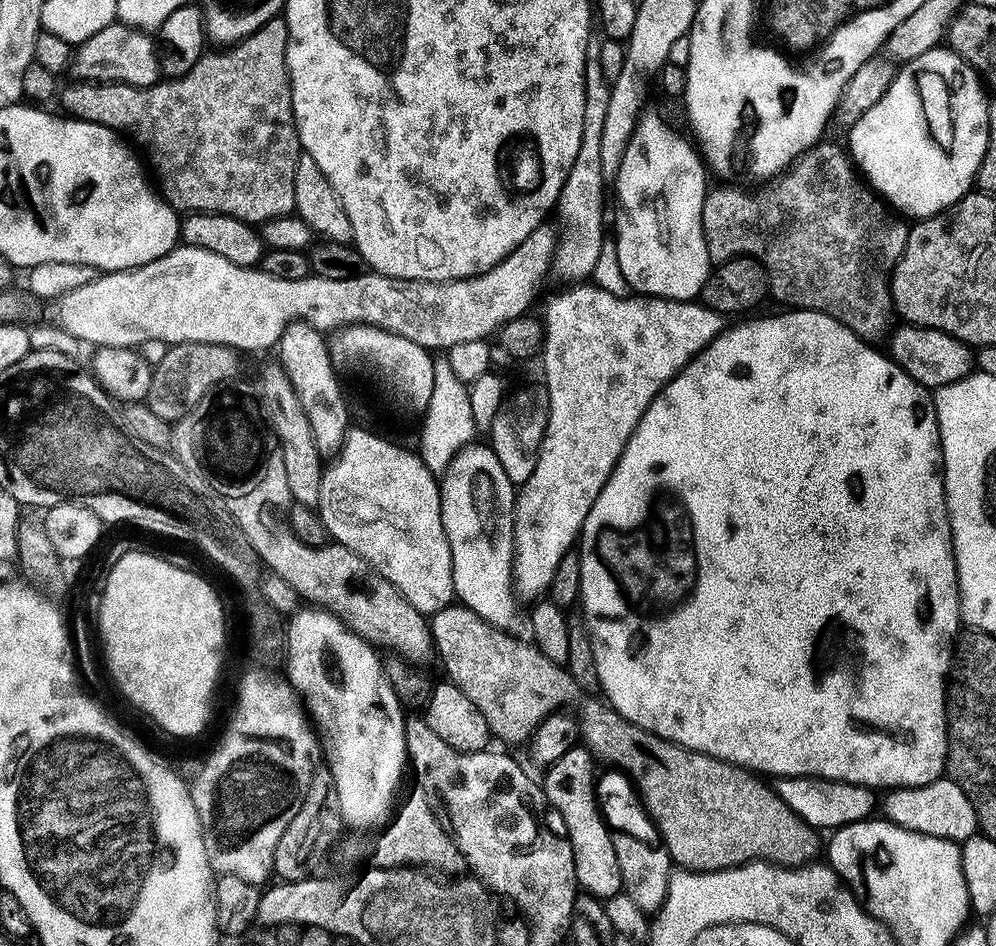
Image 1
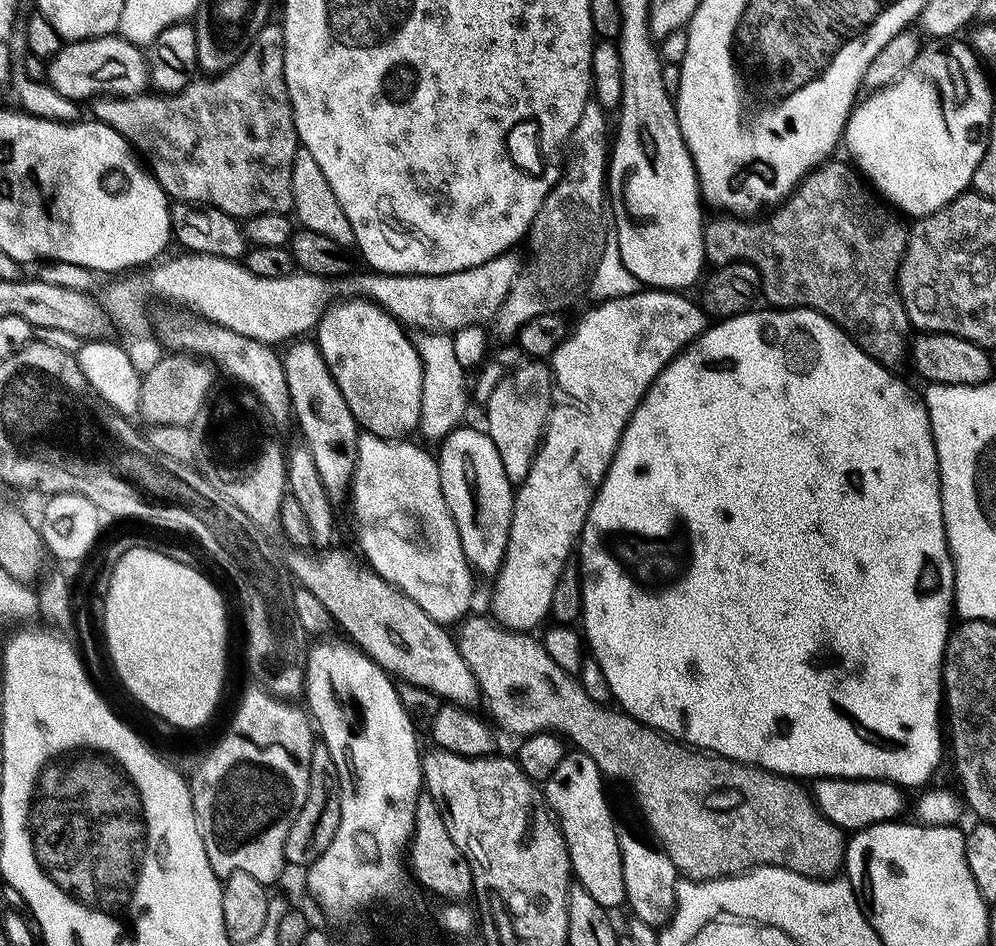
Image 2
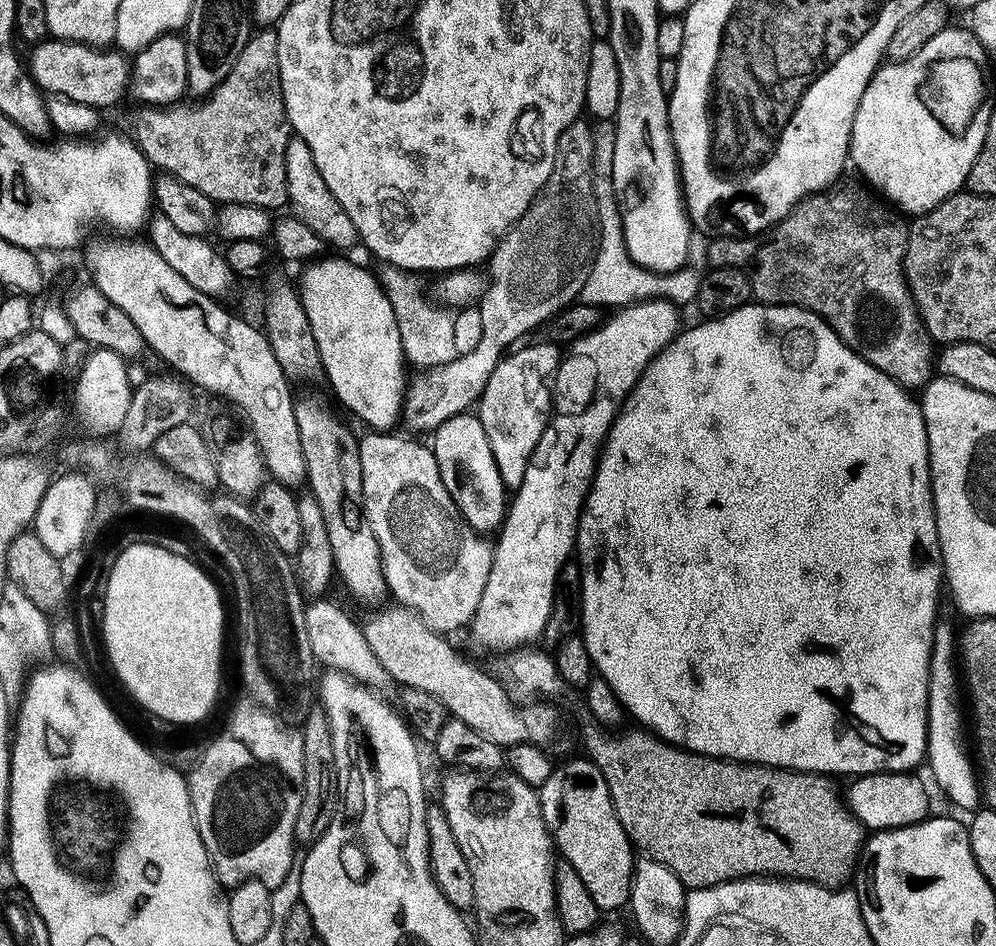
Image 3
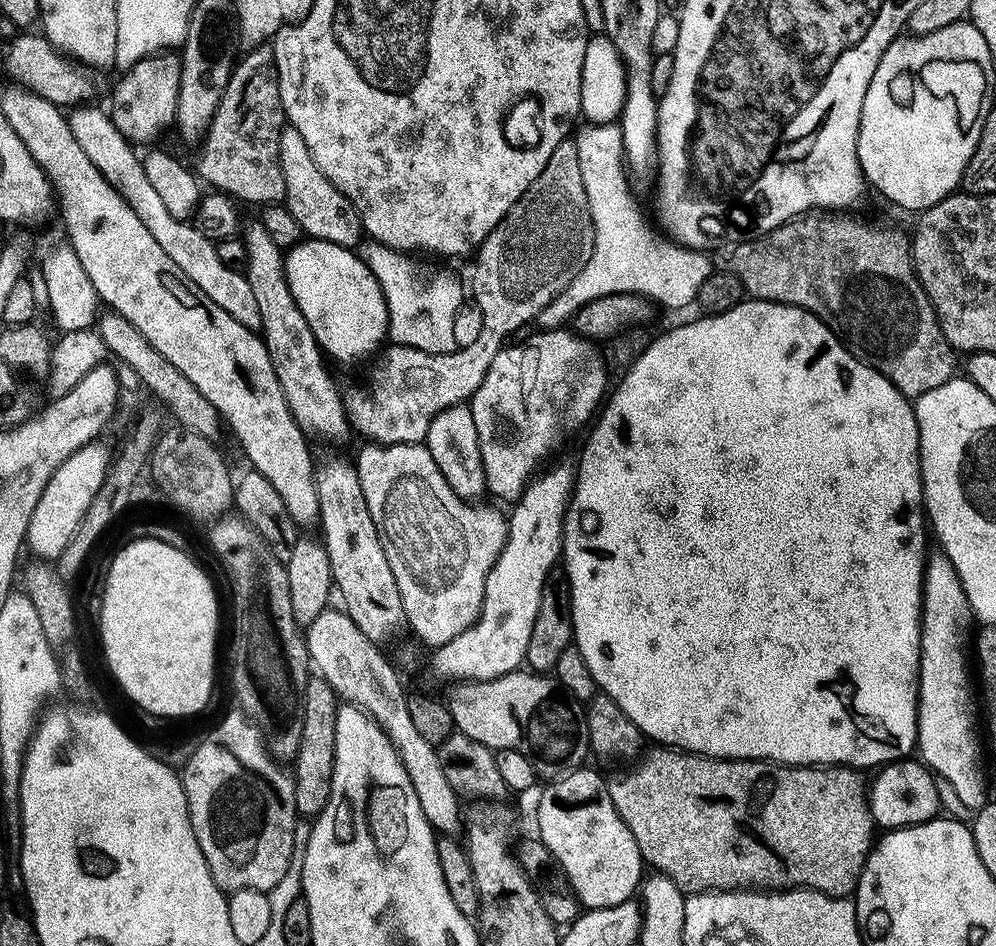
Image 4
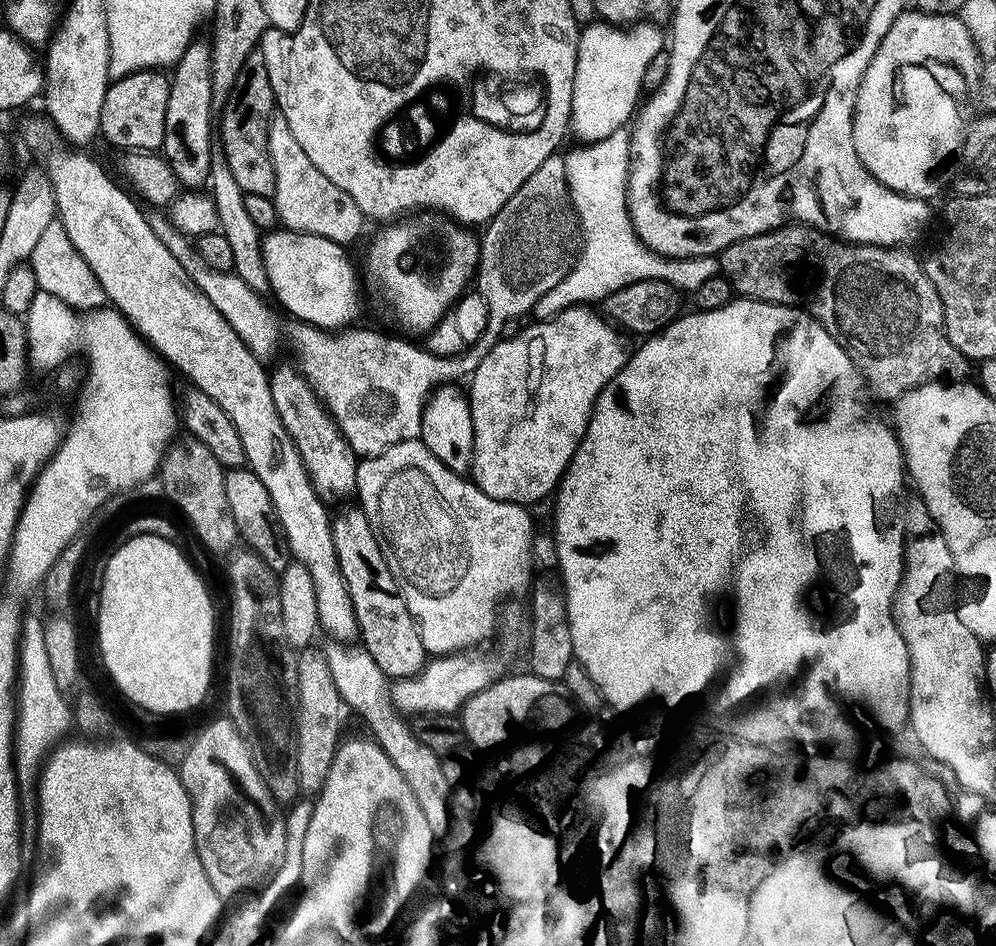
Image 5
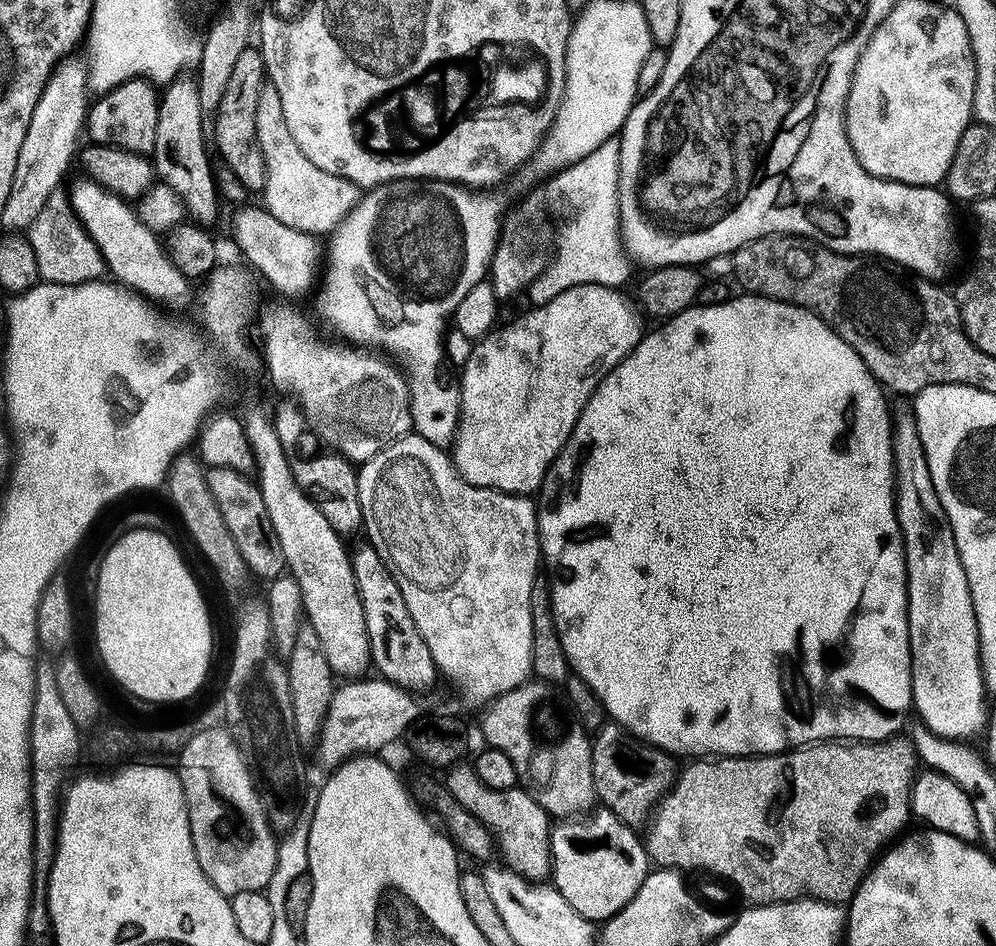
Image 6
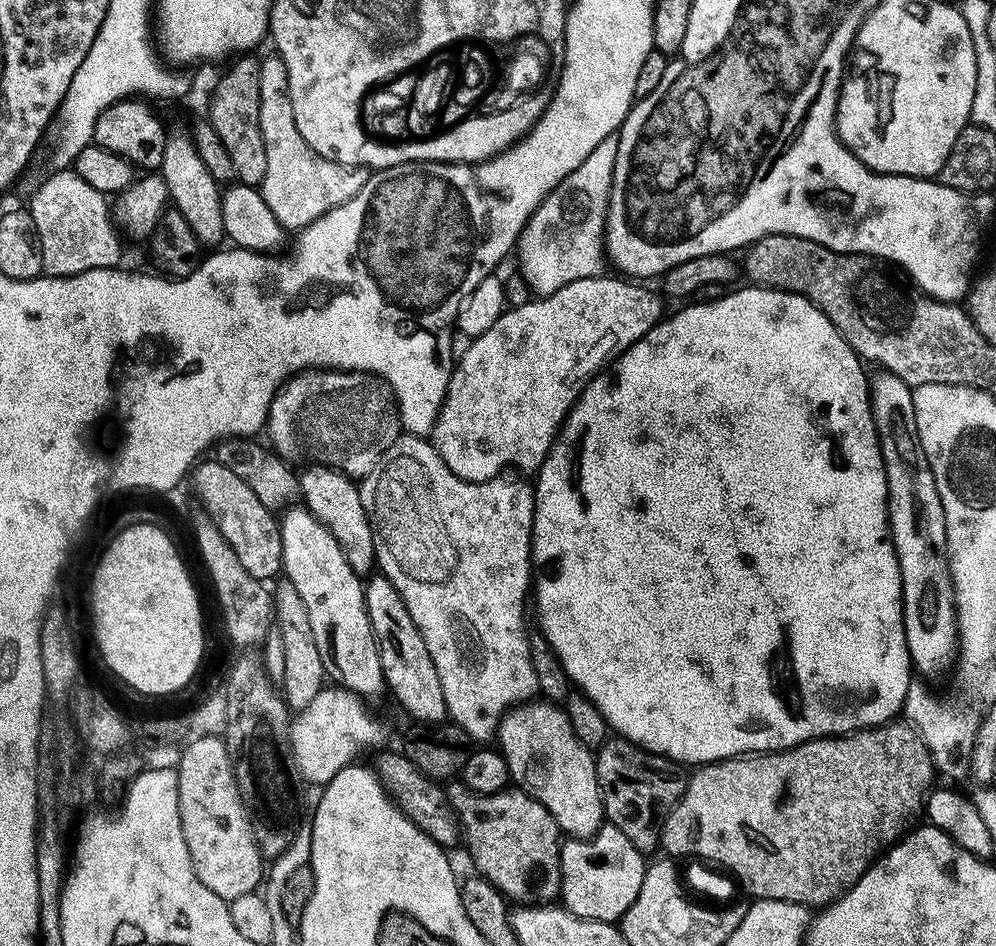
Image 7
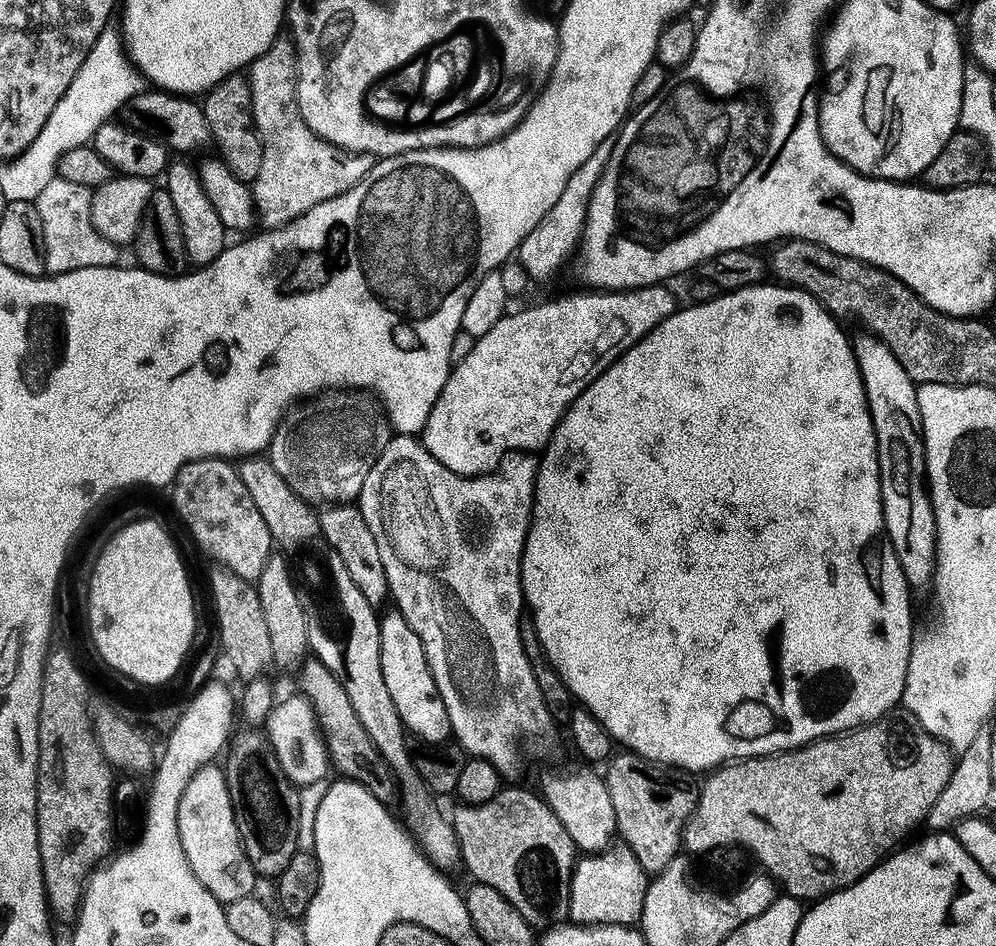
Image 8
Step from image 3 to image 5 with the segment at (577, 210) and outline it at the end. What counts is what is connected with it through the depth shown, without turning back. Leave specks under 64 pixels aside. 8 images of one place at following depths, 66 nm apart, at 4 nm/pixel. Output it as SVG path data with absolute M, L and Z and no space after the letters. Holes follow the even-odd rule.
M557 154L546 158L546 162L542 162L542 166L538 166L538 170L534 170L534 174L530 174L530 178L526 178L526 182L522 182L522 186L518 186L516 193L510 198L510 202L506 202L506 206L502 206L502 210L498 210L498 214L494 214L494 218L488 221L486 227L483 229L483 234L479 237L480 256L479 264L476 267L474 275L474 288L482 294L482 298L486 298L486 306L488 307L488 325L482 334L482 338L471 345L467 350L460 352L455 356L436 356L434 353L428 351L427 347L416 344L411 344L408 340L403 340L400 336L387 336L384 332L371 332L368 328L360 328L361 326L352 326L347 330L341 331L337 334L332 330L325 330L316 328L312 324L305 324L303 322L293 323L293 328L288 332L288 340L292 343L292 348L296 351L294 357L295 363L298 365L301 372L307 378L308 383L312 385L312 389L316 392L317 396L321 397L324 402L325 408L331 412L334 422L342 430L342 434L346 438L346 442L350 442L350 446L356 451L357 457L367 458L370 456L377 456L382 454L390 446L401 444L407 440L417 439L420 435L420 422L422 420L422 410L424 404L428 401L429 396L440 387L441 384L455 385L458 380L471 377L472 371L478 366L478 362L482 362L489 350L496 345L496 341L501 339L502 333L505 331L504 324L508 324L511 320L516 320L519 316L528 316L535 306L537 301L540 300L542 294L546 290L550 290L558 284L571 270L573 264L576 262L577 255L580 250L580 230L576 222L576 214L572 211L572 202L568 198L568 183L566 182L566 166L564 165L563 155Z

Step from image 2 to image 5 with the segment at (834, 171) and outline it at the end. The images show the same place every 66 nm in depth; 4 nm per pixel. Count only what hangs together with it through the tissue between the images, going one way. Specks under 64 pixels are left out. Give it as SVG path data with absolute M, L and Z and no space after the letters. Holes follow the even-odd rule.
M793 222L785 224L783 228L776 228L772 232L763 232L757 236L734 242L719 253L718 259L720 262L720 275L732 284L732 291L737 297L750 301L761 300L771 304L785 304L791 308L802 308L805 312L809 312L841 346L848 349L848 357L864 373L875 391L877 388L882 395L889 396L889 401L895 402L900 397L905 396L907 392L917 392L919 388L927 384L947 380L952 382L963 381L967 377L964 375L967 374L968 367L970 367L968 357L963 356L958 350L958 346L954 346L954 342L950 342L950 338L946 334L942 298L938 298L938 290L934 290L934 282L930 282L930 278L924 272L923 263L919 259L915 260L908 252L911 251L905 250L903 247L879 248L873 244L850 244L843 240L837 240L834 236L827 236L826 233L819 232L817 228L810 228Z

